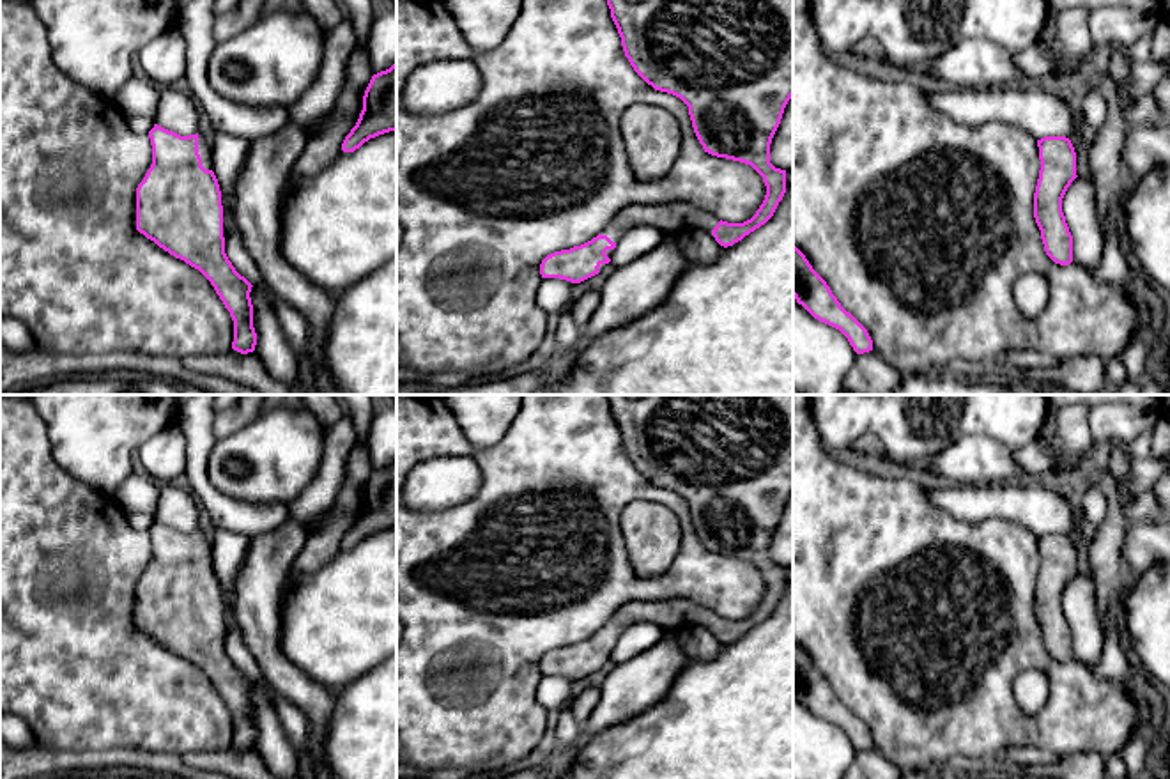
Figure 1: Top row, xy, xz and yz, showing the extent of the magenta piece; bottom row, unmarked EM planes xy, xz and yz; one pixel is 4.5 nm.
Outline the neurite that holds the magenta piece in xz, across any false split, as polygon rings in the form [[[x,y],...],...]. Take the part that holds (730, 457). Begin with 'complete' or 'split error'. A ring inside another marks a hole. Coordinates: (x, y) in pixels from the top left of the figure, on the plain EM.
split error | [[[605,395],[611,414],[621,434],[625,453],[634,467],[655,487],[673,490],[689,503],[694,529],[704,549],[750,561],[766,582],[756,611],[743,620],[727,620],[690,600],[632,600],[627,602],[602,630],[591,637],[547,652],[540,660],[542,675],[581,680],[598,671],[614,650],[616,639],[632,625],[651,623],[662,630],[704,627],[727,644],[765,621],[786,590],[786,567],[770,559],[770,540],[781,521],[784,505],[793,494],[793,395]]]

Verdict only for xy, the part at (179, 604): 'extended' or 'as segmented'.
extended

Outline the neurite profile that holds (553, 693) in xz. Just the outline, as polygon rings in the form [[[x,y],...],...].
[[[543,675],[536,687],[538,703],[549,710],[561,710],[566,703],[573,699],[572,689],[577,680],[559,676],[559,675]]]

